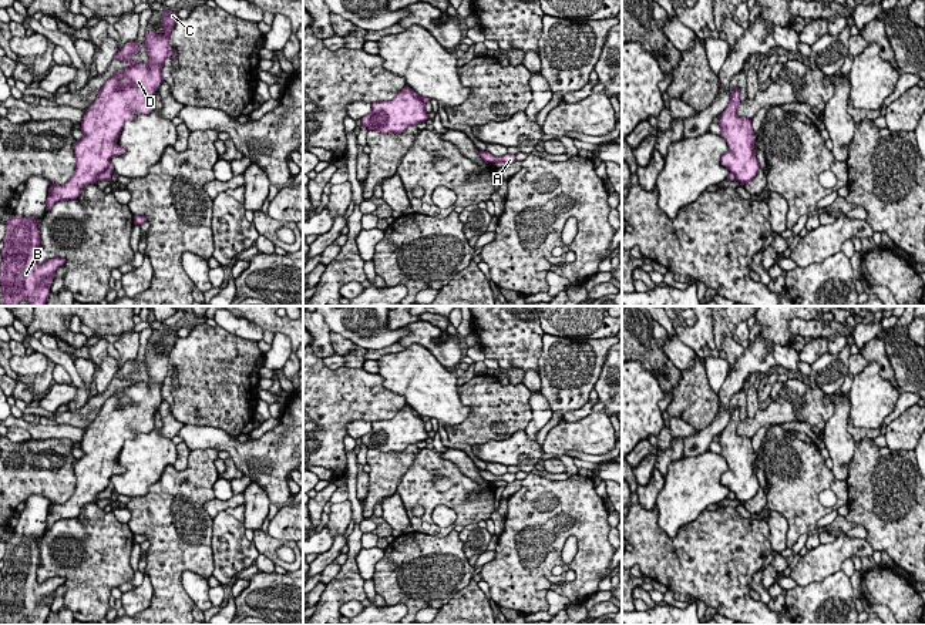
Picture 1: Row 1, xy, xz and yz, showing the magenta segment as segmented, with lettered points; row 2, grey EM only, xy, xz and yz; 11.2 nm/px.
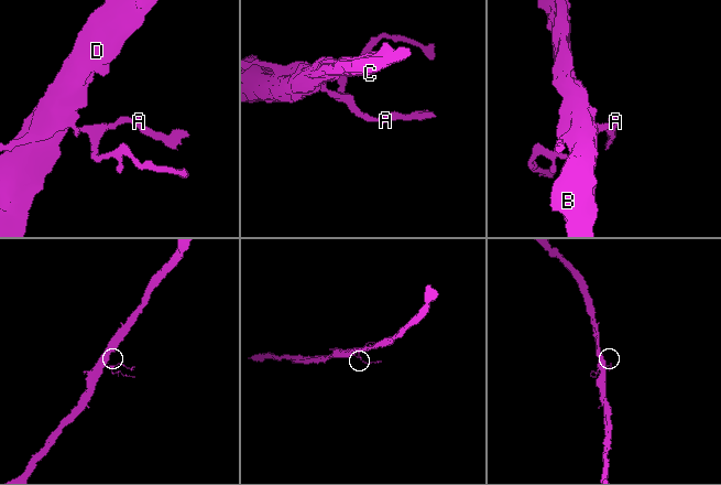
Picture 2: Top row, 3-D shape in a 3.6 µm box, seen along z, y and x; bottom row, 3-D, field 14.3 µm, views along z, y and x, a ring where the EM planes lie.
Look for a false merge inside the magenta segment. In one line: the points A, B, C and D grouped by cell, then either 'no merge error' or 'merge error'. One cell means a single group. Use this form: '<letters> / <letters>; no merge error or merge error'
A / B C D; merge error

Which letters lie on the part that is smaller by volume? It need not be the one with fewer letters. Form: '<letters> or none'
A

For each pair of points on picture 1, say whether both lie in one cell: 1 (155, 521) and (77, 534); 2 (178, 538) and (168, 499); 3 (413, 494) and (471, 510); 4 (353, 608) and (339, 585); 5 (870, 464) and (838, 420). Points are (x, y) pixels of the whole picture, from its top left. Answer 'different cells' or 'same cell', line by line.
1: different cells
2: same cell
3: same cell
4: different cells
5: different cells

